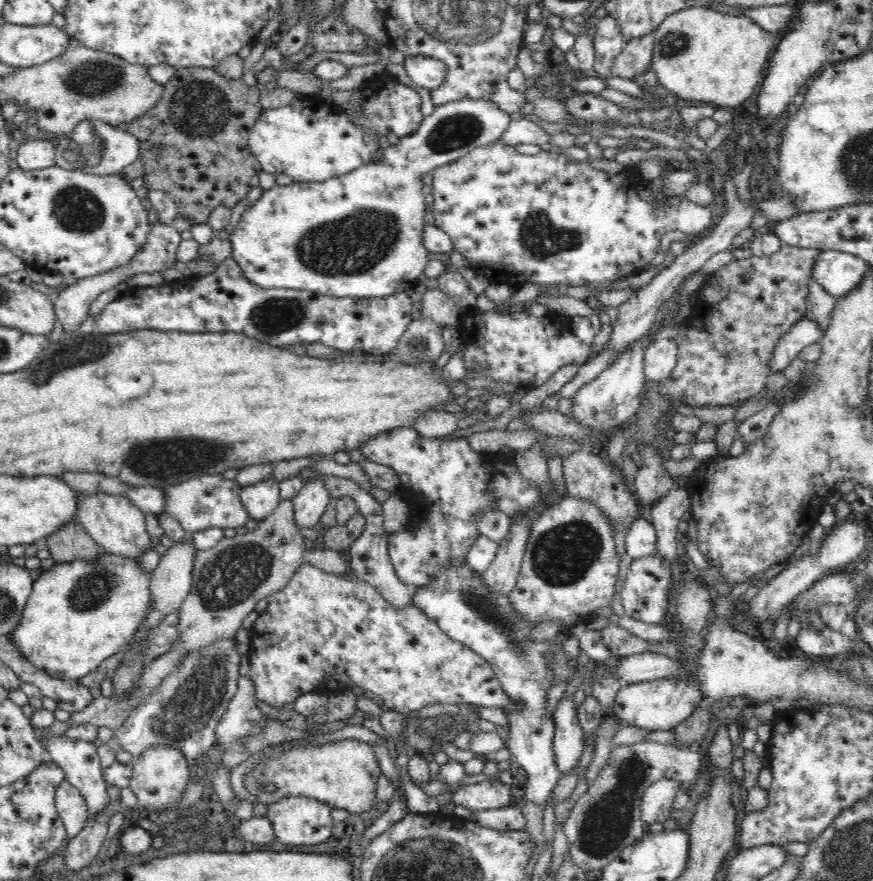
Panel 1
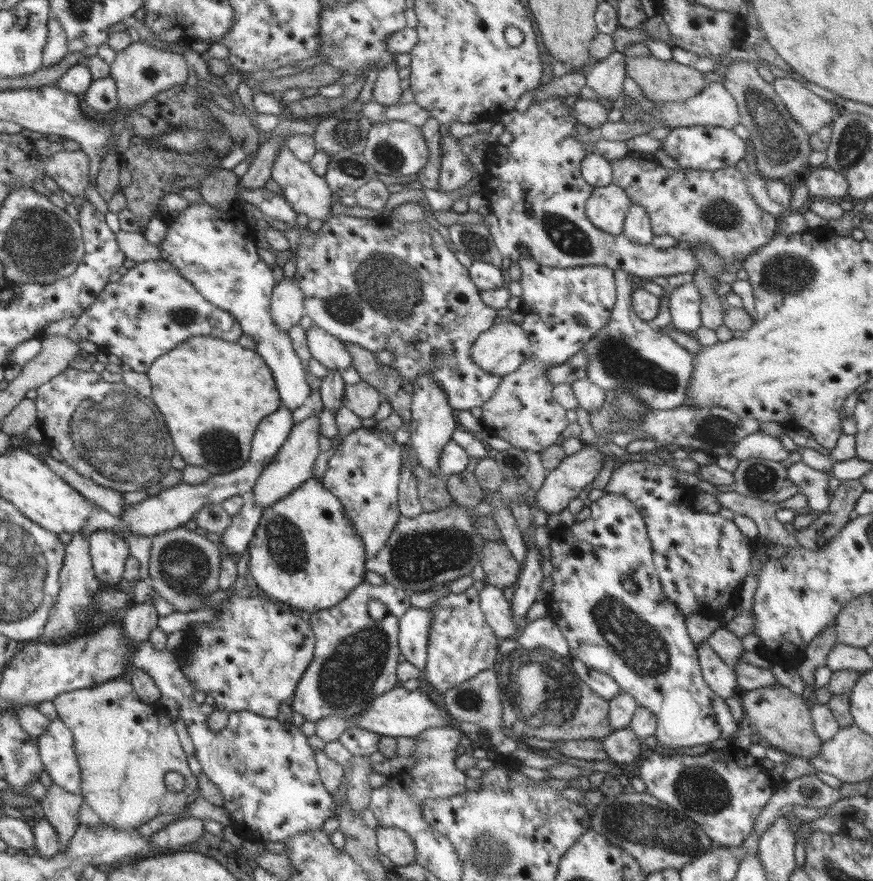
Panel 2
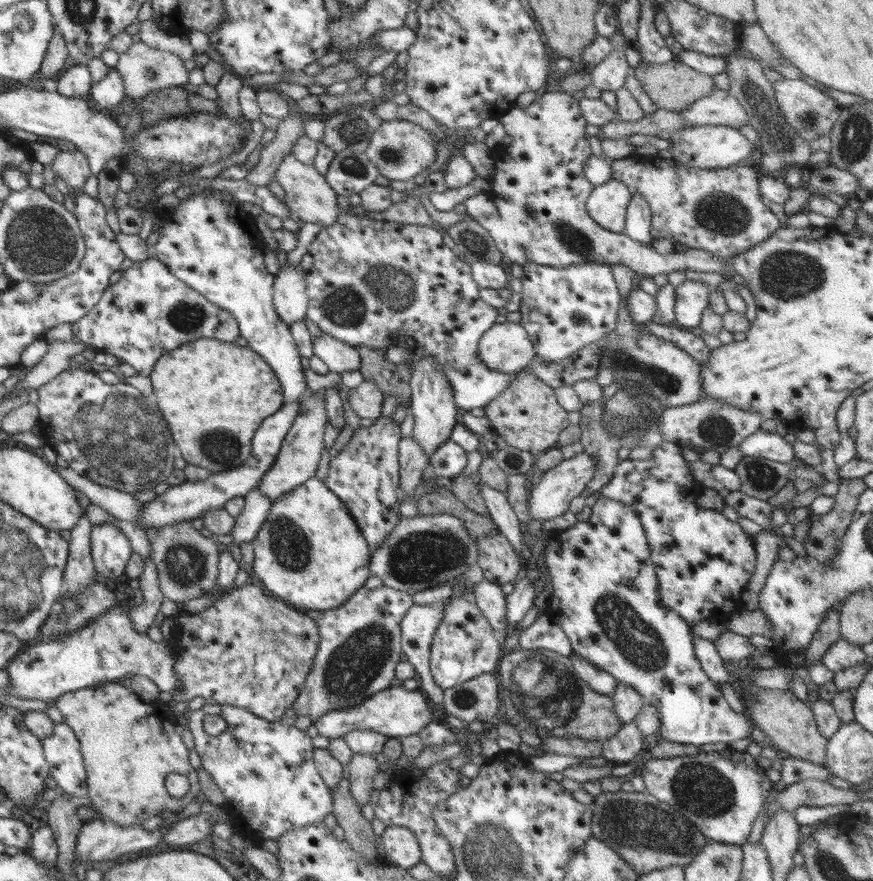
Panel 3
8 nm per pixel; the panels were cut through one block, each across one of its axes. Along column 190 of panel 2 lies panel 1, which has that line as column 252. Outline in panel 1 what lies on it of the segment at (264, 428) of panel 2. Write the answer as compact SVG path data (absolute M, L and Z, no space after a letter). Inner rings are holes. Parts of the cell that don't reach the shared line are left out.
M270 478L245 486L241 489L240 501L244 510L248 511L248 518L260 522L278 508L281 502L280 484L278 480Z

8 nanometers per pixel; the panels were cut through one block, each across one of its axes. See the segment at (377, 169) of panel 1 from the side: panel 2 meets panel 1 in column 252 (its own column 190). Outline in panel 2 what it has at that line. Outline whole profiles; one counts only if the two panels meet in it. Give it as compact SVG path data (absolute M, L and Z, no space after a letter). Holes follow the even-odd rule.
M200 200L190 203L178 215L169 217L170 228L166 240L160 244L161 259L166 260L189 280L193 287L218 308L229 312L237 321L242 334L249 336L256 351L273 373L276 390L281 404L292 412L304 404L311 392L306 381L306 371L300 357L294 350L286 331L278 328L270 314L270 299L277 281L272 269L260 258L256 251L261 244L260 237L249 231L240 234L236 230L235 218L240 216L240 208L222 210Z

